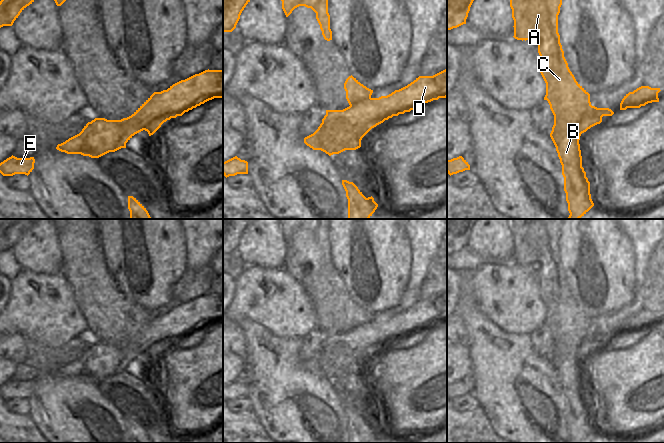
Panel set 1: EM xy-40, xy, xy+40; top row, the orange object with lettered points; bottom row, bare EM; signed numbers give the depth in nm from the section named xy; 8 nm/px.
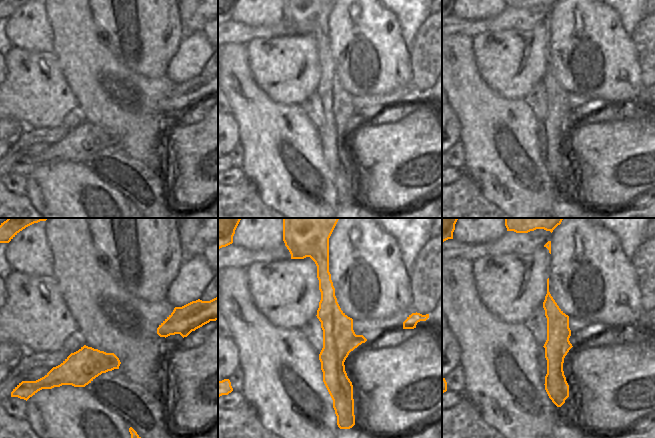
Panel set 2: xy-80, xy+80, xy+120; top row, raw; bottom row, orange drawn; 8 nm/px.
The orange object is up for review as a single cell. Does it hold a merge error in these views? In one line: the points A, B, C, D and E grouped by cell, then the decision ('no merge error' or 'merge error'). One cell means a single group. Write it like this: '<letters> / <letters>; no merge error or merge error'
A B C / D E; merge error

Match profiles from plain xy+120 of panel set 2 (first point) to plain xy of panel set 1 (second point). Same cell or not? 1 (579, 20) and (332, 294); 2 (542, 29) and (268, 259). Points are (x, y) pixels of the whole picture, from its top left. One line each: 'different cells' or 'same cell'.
1: different cells
2: different cells

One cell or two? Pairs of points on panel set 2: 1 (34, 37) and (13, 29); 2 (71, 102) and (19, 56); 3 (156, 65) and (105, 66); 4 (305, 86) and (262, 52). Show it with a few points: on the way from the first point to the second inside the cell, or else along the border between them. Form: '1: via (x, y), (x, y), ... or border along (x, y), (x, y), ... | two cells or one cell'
1: via (29, 32), (26, 29), (18, 29) | one cell
2: via (58, 91), (32, 65) | one cell
3: border along (110, 48), (126, 66), (146, 77) | two cells
4: via (294, 78), (282, 66), (273, 61) | one cell

